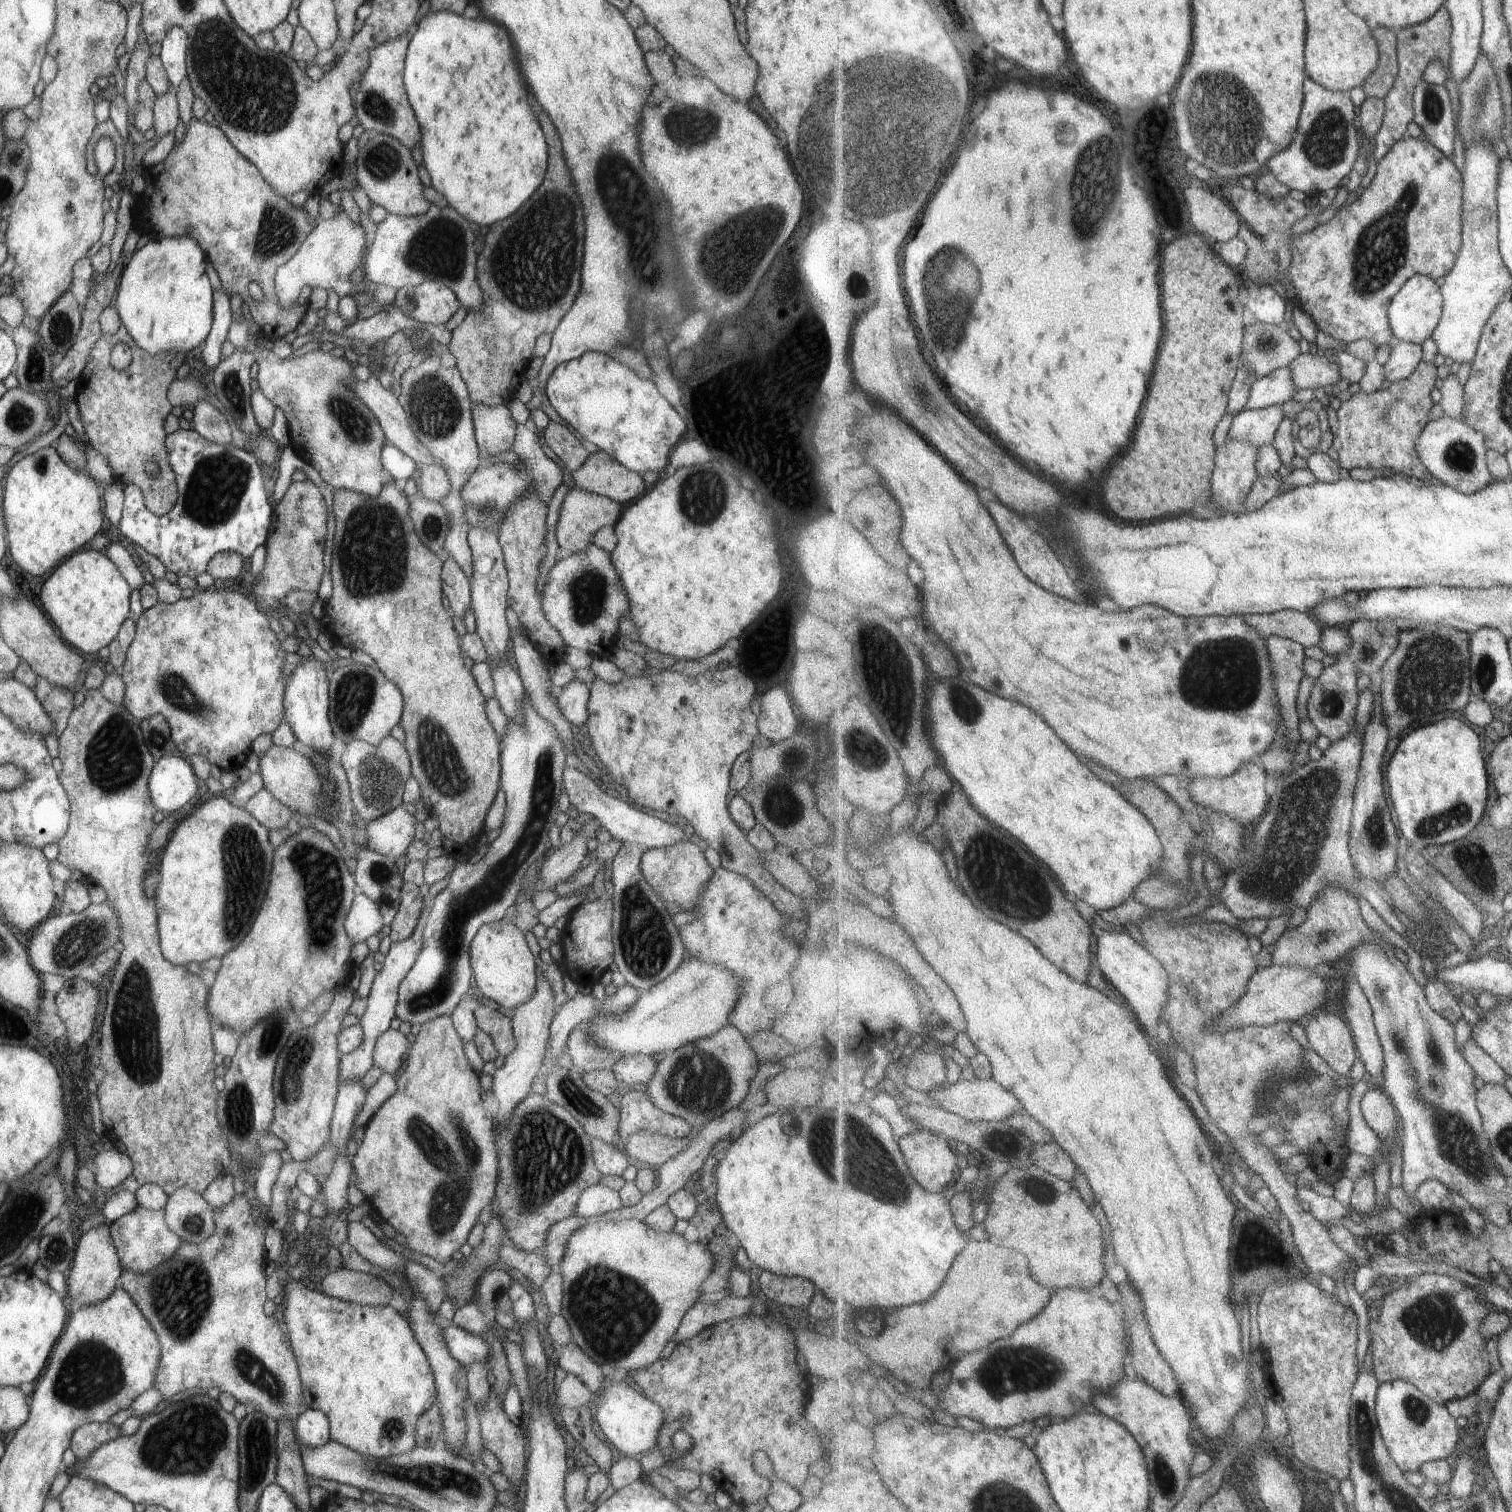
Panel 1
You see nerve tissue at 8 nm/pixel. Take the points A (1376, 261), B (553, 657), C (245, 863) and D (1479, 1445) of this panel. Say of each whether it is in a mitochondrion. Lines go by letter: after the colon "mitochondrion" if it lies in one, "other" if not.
A: mitochondrion
B: other
C: mitochondrion
D: other

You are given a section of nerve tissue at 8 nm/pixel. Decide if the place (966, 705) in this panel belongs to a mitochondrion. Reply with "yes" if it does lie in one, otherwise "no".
yes

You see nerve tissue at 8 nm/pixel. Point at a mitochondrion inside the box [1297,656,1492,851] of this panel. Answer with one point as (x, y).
(1428, 827)

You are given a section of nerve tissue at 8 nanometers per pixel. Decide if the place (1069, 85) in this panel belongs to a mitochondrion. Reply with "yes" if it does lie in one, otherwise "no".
no

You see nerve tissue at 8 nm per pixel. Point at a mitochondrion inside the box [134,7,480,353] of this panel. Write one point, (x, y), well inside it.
(254, 92)

